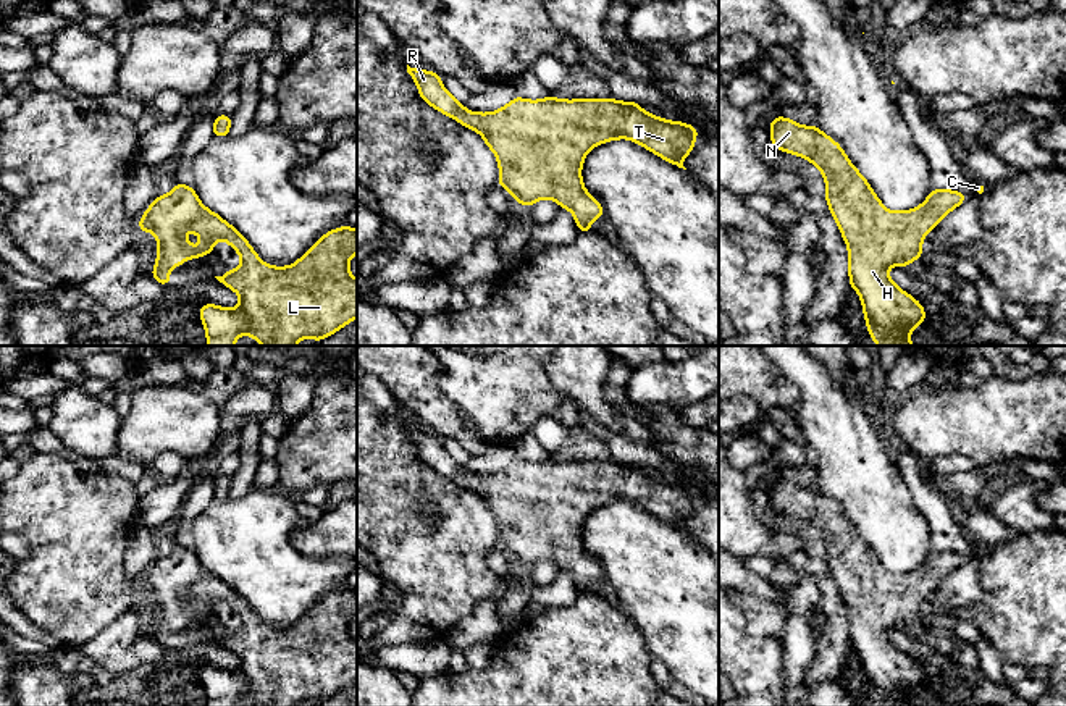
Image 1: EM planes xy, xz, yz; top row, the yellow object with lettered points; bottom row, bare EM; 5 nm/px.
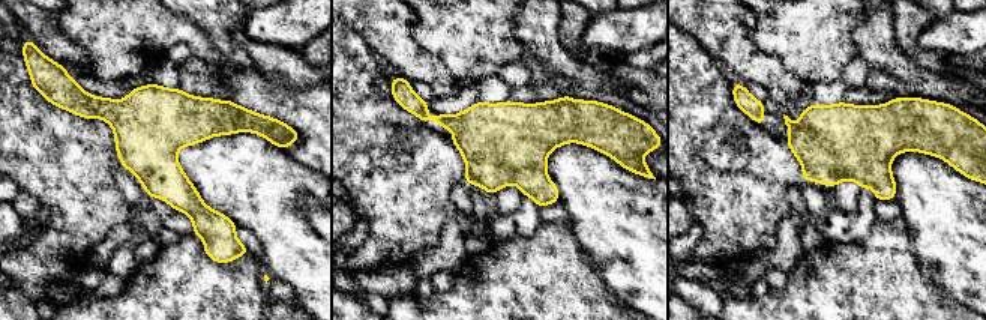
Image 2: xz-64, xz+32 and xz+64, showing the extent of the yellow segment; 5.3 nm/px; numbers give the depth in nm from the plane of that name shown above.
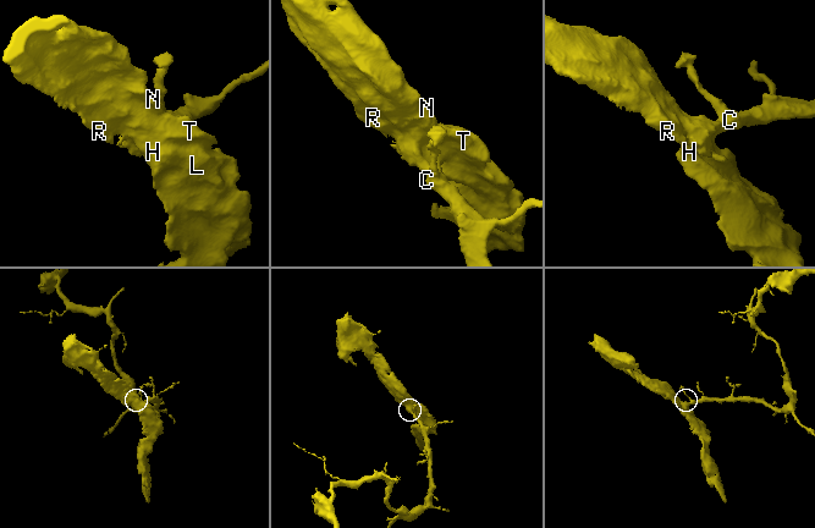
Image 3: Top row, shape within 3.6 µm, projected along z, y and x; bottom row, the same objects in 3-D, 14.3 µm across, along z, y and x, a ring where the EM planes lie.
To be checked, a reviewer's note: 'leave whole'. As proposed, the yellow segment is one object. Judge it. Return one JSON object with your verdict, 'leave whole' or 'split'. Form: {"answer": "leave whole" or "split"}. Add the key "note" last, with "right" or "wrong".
{"answer": "leave whole", "note": "right"}

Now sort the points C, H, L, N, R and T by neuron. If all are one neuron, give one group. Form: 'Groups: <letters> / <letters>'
Groups: C H L N R T

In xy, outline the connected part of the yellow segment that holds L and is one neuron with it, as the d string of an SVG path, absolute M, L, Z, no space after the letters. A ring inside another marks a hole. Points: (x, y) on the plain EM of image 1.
M174 546L170 556L158 557L144 578L137 582L141 596L152 593L158 604L157 624L150 638L170 648L170 632L183 627L189 620L200 620L213 616L213 607L218 601L226 603L242 620L236 632L229 632L215 638L220 645L239 656L241 664L234 670L218 669L205 664L200 669L200 682L207 695L207 706L234 706L241 696L252 698L258 706L297 706L304 700L317 704L339 693L342 688L357 680L357 641L350 637L349 622L357 616L357 590L341 588L323 596L296 625L289 628L271 628L260 622L257 614L250 609L247 601L220 577L208 572L197 559L194 549L186 546ZM192 591L200 601L202 607L189 606L184 596Z

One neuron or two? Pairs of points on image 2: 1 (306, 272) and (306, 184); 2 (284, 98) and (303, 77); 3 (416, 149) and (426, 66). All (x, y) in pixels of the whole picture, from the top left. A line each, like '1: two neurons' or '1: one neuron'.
1: one neuron
2: two neurons
3: two neurons

